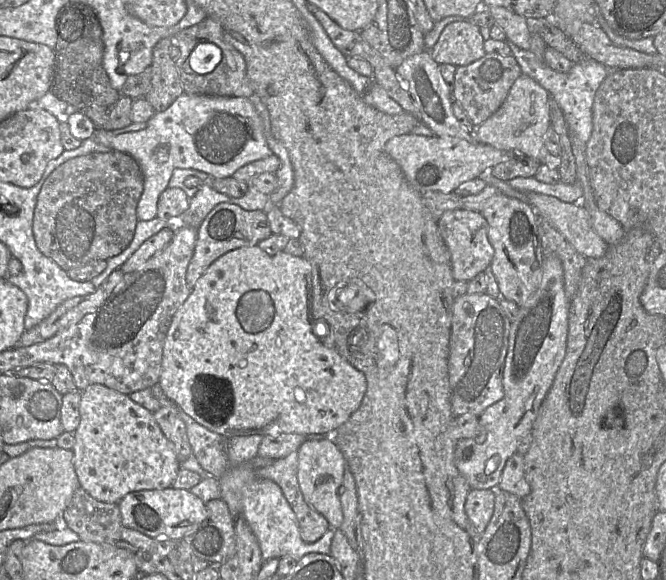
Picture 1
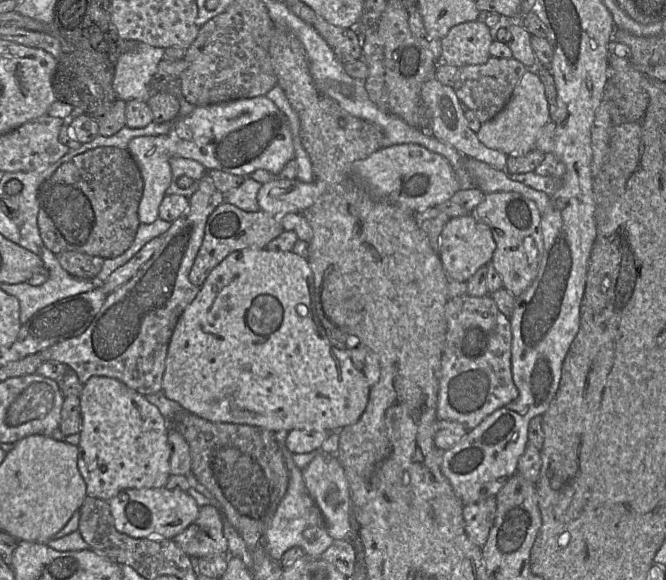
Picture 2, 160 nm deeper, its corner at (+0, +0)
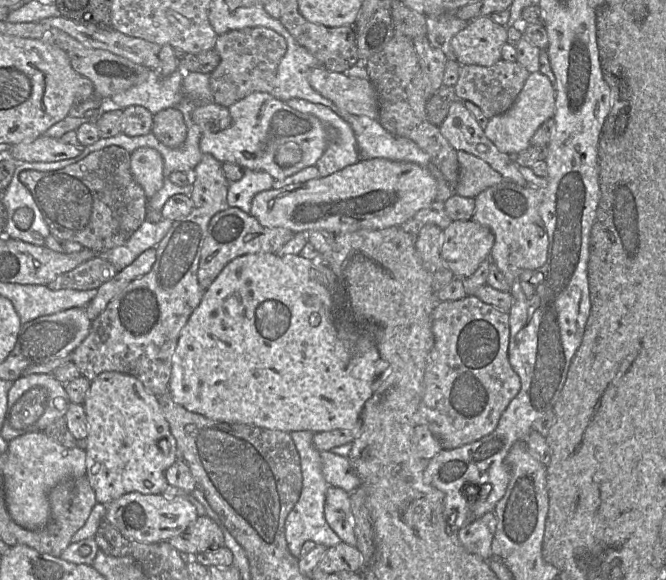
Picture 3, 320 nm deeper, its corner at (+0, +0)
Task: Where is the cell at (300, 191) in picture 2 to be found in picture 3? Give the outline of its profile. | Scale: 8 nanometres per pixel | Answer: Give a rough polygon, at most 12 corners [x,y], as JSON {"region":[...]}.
{"region":[[360,160],[262,191],[265,227],[403,226],[437,196],[427,168]]}

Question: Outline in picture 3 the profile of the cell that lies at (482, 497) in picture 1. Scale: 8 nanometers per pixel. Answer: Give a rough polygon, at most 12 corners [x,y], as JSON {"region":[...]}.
{"region":[[488,512],[458,531],[461,545],[488,560],[496,516]]}

